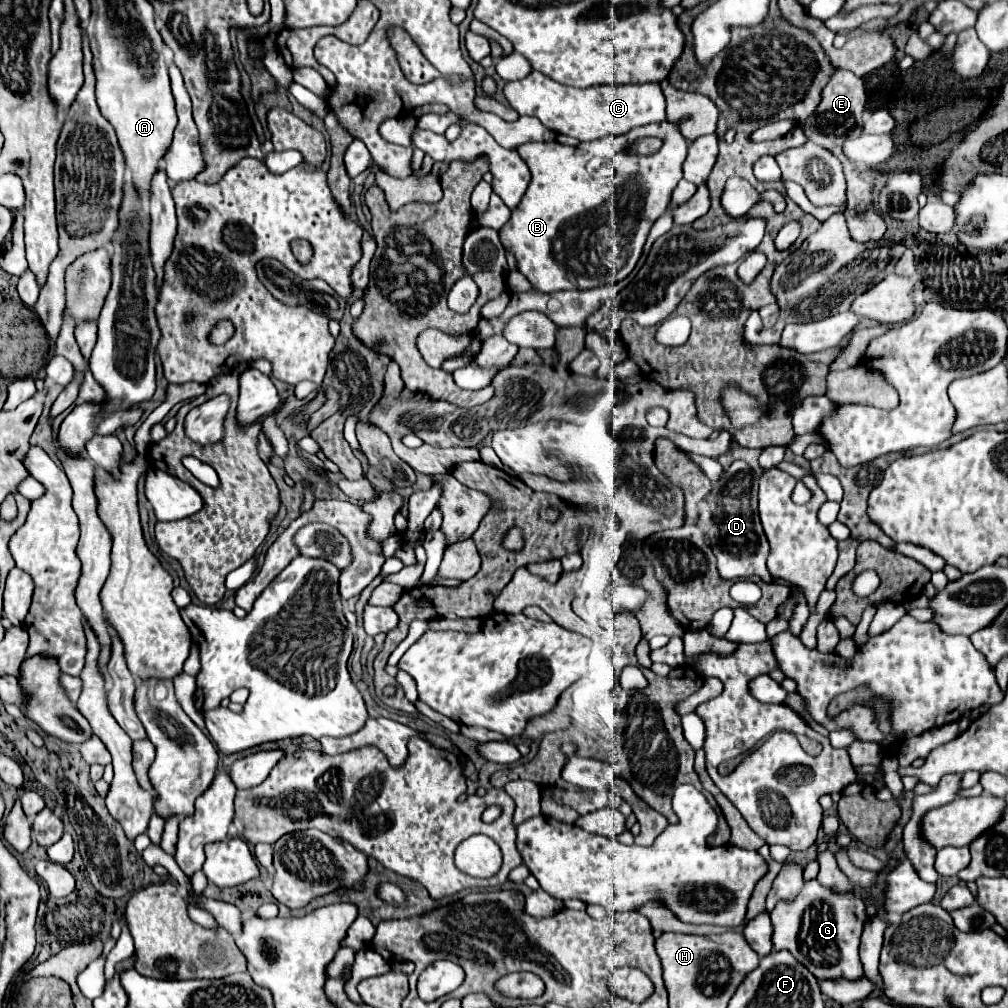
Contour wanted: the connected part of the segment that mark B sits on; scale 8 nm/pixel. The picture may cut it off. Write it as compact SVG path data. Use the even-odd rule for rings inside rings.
M665 120L665 122L657 122L657 124L639 126L637 130L629 130L629 134L623 134L623 136L607 136L607 138L599 138L599 140L593 140L593 142L581 142L575 148L573 146L559 144L559 142L553 140L553 142L525 142L525 146L517 146L517 152L519 152L519 156L525 160L525 164L531 170L531 184L529 184L529 188L527 188L521 204L517 206L517 210L511 212L509 222L499 230L499 234L501 234L503 246L513 250L513 254L517 258L517 268L531 282L533 290L535 292L541 292L541 294L551 294L555 290L565 290L565 288L587 290L587 288L595 288L595 286L605 286L605 284L619 282L625 276L631 274L631 270L635 268L635 264L637 264L637 260L641 256L641 250L643 250L643 244L647 240L647 232L649 232L651 224L661 214L665 214L665 210L671 204L671 194L673 194L677 182L683 178L681 164L683 164L683 160L687 156L687 138L681 138L681 132L677 130L677 126L673 126L673 122L667 122ZM641 136L659 136L663 140L661 150L657 154L653 154L653 156L631 156L631 154L627 154L627 146L635 138L641 138Z

